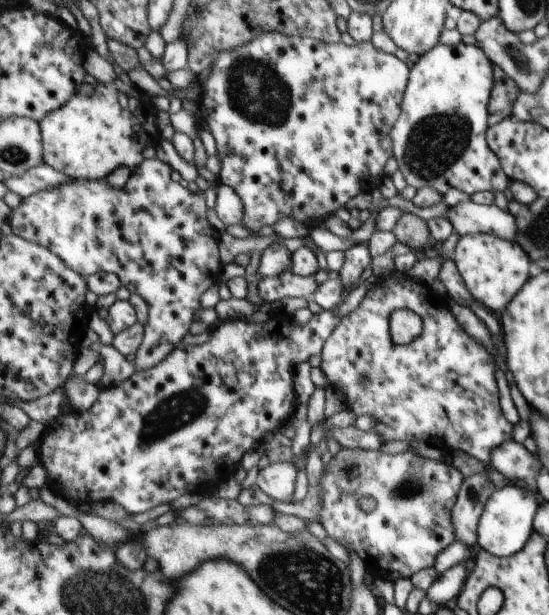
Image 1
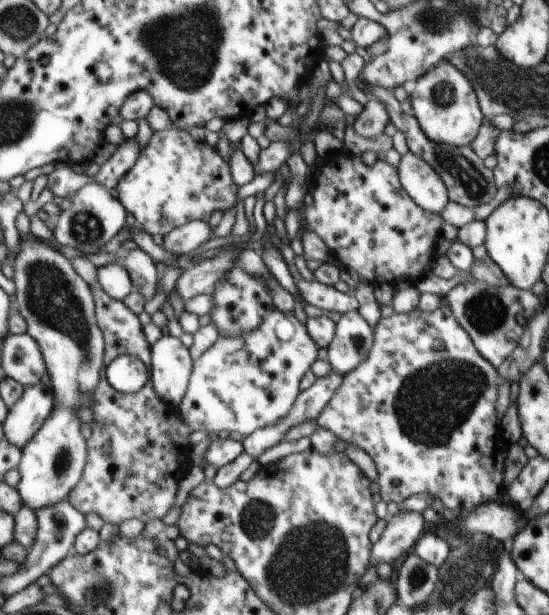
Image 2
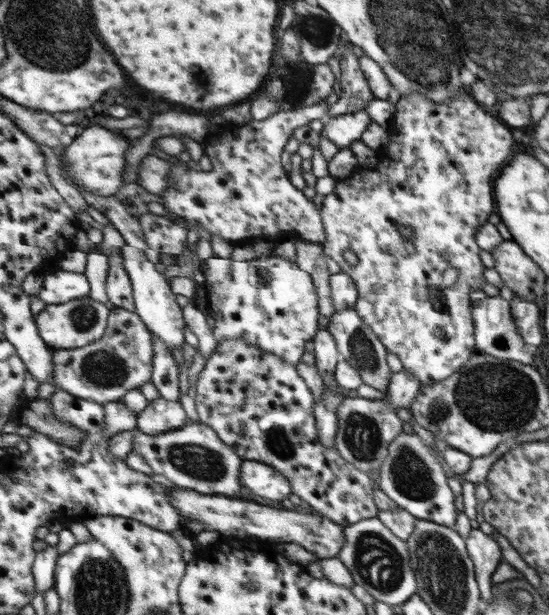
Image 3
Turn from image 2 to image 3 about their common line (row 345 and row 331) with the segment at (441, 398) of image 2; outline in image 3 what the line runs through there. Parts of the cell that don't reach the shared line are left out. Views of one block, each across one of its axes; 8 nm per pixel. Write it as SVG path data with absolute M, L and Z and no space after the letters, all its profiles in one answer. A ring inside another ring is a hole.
M469 92L454 96L451 101L443 102L441 105L433 105L427 101L427 98L414 93L400 95L394 105L394 110L393 128L389 133L390 142L385 147L378 147L374 150L375 170L367 171L357 167L349 176L337 179L333 192L324 196L321 202L321 218L326 240L320 246L326 256L337 263L339 270L353 279L356 290L355 313L359 314L363 323L367 323L387 352L393 353L399 359L403 369L413 374L420 384L432 384L449 378L477 351L474 342L474 319L471 318L471 303L475 301L471 300L471 294L475 294L475 290L482 290L483 282L486 281L483 274L487 274L487 268L479 260L479 248L475 243L474 235L481 224L491 222L491 214L495 214L495 210L498 209L498 203L495 204L497 199L493 194L494 182L499 179L501 170L511 163L511 158L516 156L515 150L519 150L519 142L515 142L515 130L511 130L512 127L507 126L498 117L495 118L496 114L484 111L477 100L472 95L469 96ZM398 226L407 226L412 231L412 236L409 239L401 237ZM345 250L355 252L357 256L355 264L351 265L345 261L343 258ZM431 290L437 290L440 295L433 299Z

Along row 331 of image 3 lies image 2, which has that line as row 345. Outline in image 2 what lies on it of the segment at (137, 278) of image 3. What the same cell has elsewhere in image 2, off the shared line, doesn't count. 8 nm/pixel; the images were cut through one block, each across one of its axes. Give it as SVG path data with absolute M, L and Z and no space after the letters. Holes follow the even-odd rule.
M163 336L151 345L151 376L159 398L170 402L176 409L186 397L194 372L194 356L179 338Z

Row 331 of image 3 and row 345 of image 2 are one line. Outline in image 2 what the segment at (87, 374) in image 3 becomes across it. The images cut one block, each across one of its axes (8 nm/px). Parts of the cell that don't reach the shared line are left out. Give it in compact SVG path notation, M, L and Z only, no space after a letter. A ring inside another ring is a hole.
M99 282L94 283L91 287L94 291L98 323L106 338L105 367L108 367L111 362L121 355L131 355L140 358L147 365L147 368L151 370L151 344L145 338L144 326L139 322L137 315L127 306L125 301L121 302L121 300L113 298Z

